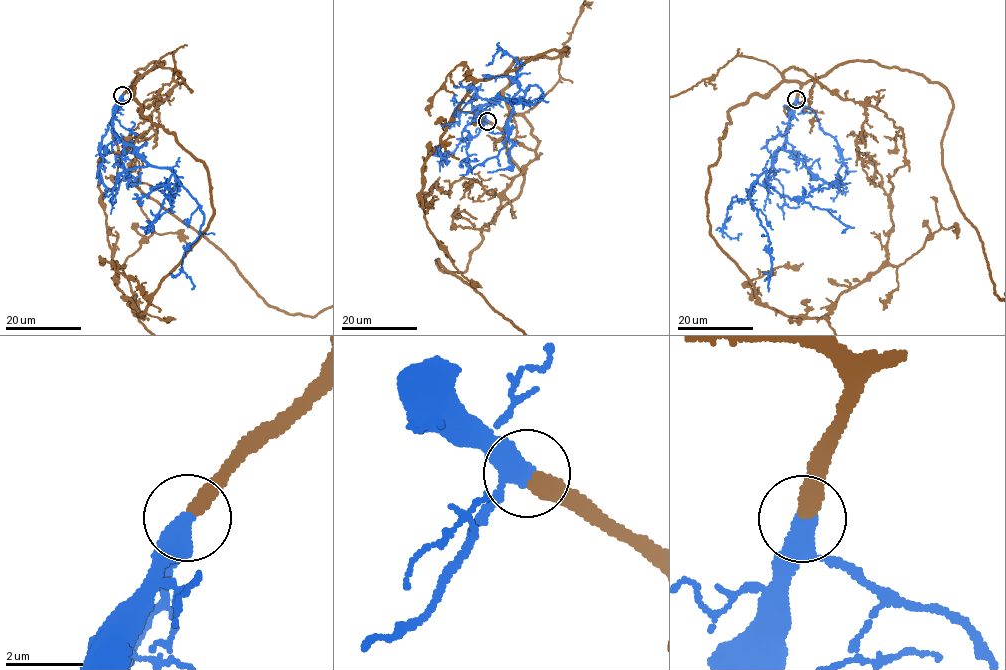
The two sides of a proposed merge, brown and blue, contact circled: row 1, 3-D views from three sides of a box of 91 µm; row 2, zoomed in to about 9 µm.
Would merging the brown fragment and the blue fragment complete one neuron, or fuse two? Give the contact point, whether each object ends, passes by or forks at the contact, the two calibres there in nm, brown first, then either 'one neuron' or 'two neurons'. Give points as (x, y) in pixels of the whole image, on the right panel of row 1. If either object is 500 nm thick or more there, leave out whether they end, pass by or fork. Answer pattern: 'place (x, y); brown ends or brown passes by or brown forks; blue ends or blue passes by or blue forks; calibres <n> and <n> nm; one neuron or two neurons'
place (796, 99); brown ends; blue passes by; calibres 400 and 400 nm; one neuron

